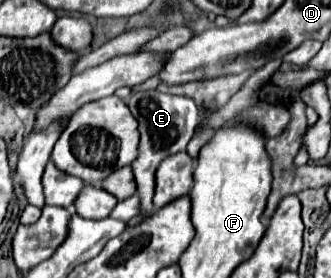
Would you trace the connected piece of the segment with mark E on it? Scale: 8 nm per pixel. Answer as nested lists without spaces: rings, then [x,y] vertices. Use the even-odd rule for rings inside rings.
[[[157,91],[147,93],[133,93],[129,99],[125,99],[129,111],[139,123],[141,131],[141,143],[139,143],[139,157],[133,161],[133,175],[137,179],[137,195],[141,197],[141,213],[153,211],[153,189],[155,189],[155,171],[159,163],[183,151],[187,143],[193,137],[193,129],[199,123],[199,109],[193,99],[189,97],[177,97],[177,95],[165,95]]]

